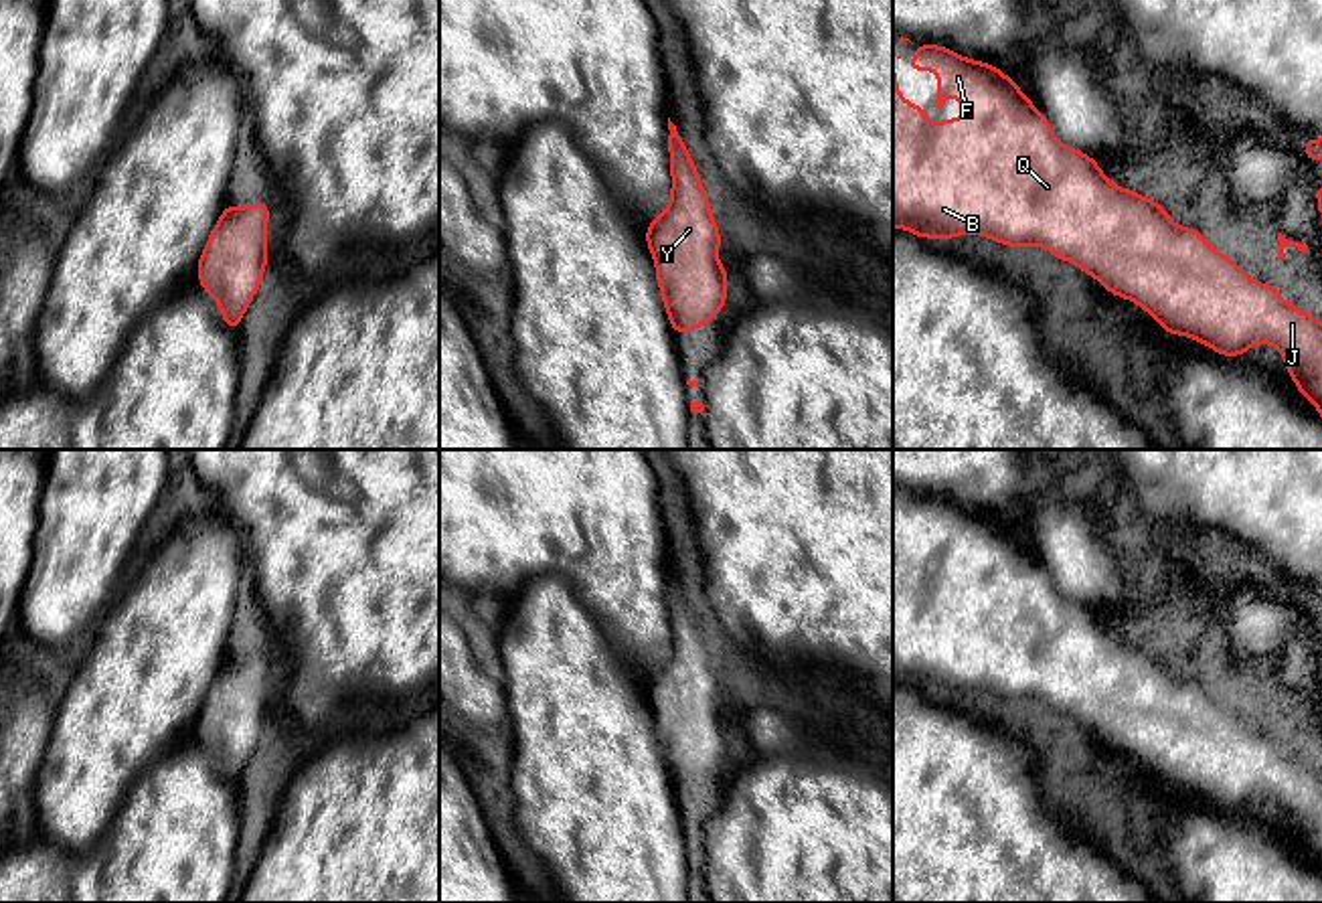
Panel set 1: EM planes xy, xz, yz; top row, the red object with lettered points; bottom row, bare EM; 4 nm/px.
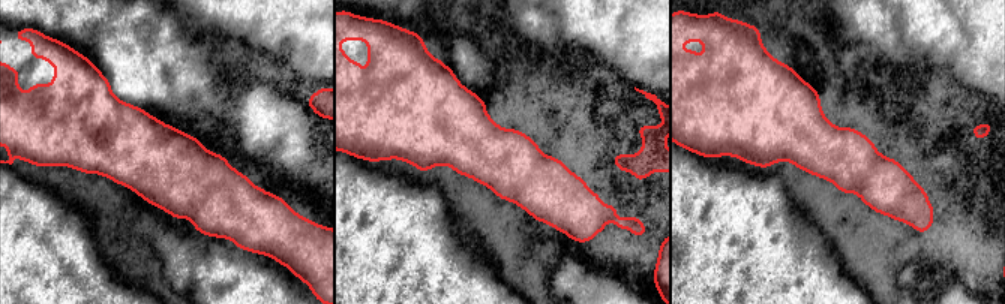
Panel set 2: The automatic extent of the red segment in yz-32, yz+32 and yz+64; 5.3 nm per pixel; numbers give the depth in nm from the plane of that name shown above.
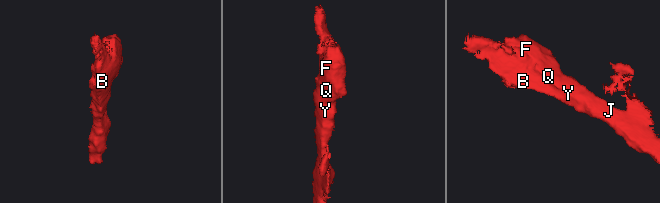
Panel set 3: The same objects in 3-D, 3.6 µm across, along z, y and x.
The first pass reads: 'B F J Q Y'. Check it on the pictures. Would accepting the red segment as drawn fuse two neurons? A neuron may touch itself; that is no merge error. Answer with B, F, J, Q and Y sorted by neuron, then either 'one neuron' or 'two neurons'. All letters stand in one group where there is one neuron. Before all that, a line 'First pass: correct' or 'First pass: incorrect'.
First pass: correct
B F J Q Y | one neuron

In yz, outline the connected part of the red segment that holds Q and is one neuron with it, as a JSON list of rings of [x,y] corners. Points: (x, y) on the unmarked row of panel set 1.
[[[915,498],[917,508],[907,514],[907,522],[913,524],[935,524],[937,526],[937,563],[943,561],[945,553],[954,549],[960,559],[968,565],[954,573],[935,575],[927,579],[929,567],[903,553],[897,541],[897,520],[893,520],[893,680],[911,684],[913,688],[927,692],[947,694],[958,688],[982,688],[1006,701],[1022,703],[1024,699],[1037,699],[1051,709],[1077,719],[1081,725],[1095,731],[1109,747],[1126,751],[1146,763],[1168,788],[1188,790],[1196,796],[1211,800],[1223,810],[1241,810],[1255,798],[1271,798],[1279,804],[1286,814],[1288,828],[1296,834],[1296,842],[1308,854],[1318,860],[1322,871],[1322,773],[1306,767],[1304,763],[1288,757],[1279,745],[1265,733],[1261,739],[1257,733],[1247,729],[1233,713],[1219,707],[1196,682],[1176,678],[1170,668],[1152,652],[1146,652],[1134,644],[1111,638],[1101,626],[1099,618],[1085,605],[1069,601],[1059,595],[1053,587],[1049,573],[1032,559],[1032,555],[1018,543],[1018,539],[990,516],[966,512],[939,498]]]

